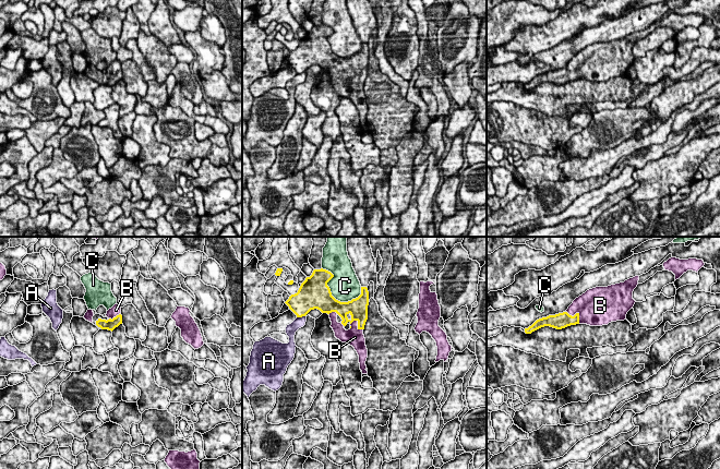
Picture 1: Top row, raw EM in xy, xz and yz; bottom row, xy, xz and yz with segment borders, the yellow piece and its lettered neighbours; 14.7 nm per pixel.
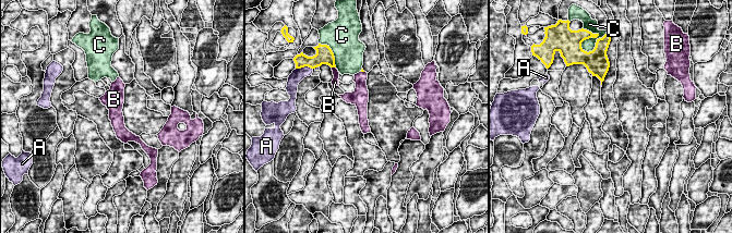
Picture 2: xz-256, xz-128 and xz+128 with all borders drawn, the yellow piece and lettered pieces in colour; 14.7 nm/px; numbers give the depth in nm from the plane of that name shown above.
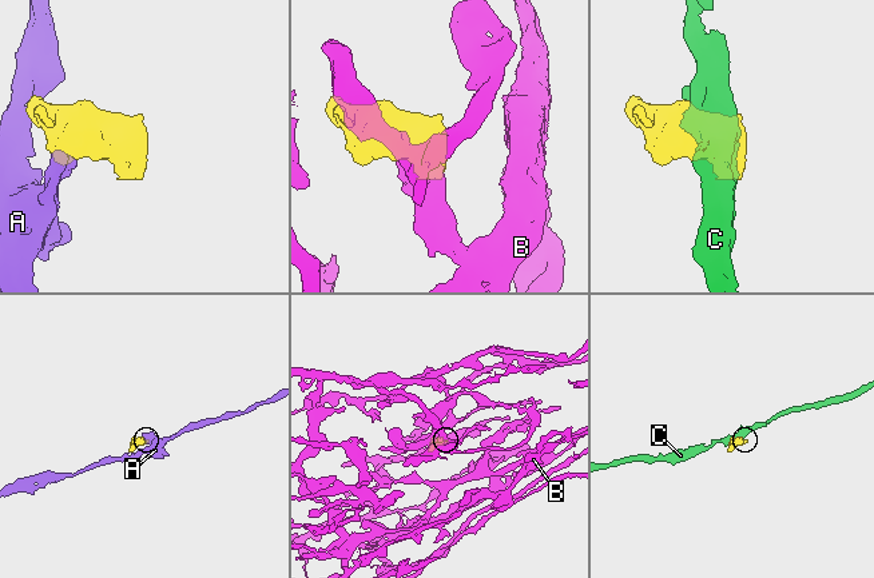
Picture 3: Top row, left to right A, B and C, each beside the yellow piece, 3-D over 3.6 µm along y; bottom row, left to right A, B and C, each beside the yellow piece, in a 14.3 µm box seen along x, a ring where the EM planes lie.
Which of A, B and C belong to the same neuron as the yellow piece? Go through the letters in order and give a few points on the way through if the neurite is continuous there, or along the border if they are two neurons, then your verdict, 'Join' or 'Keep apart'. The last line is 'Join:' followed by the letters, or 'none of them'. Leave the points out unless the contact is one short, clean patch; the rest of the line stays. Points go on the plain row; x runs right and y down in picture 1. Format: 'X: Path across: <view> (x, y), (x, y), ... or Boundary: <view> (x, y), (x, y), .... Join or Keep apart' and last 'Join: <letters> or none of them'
A: Keep apart
B: Join
C: Keep apart
Join: B

